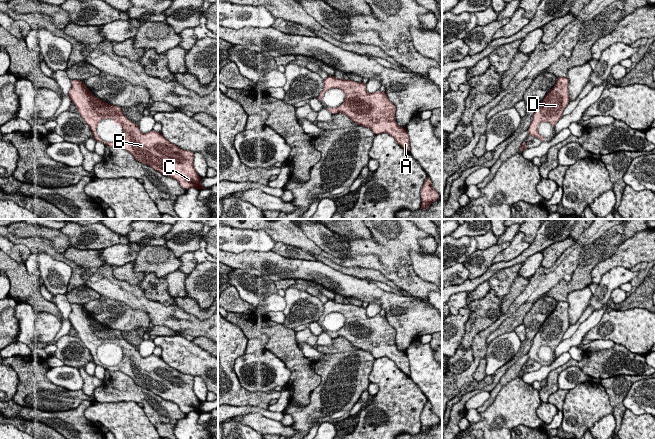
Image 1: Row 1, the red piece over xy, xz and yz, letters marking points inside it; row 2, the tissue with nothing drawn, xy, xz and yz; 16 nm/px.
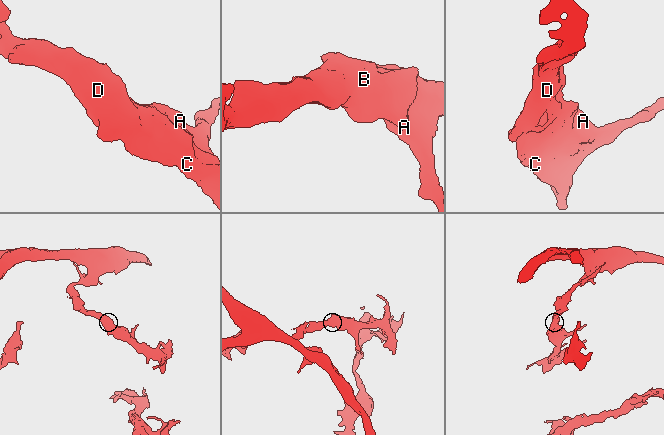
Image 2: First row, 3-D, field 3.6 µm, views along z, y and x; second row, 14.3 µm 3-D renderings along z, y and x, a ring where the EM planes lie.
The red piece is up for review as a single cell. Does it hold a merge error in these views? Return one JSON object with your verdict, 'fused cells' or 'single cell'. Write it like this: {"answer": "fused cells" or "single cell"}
{"answer": "single cell"}

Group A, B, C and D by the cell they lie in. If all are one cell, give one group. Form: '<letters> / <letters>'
A B C D

